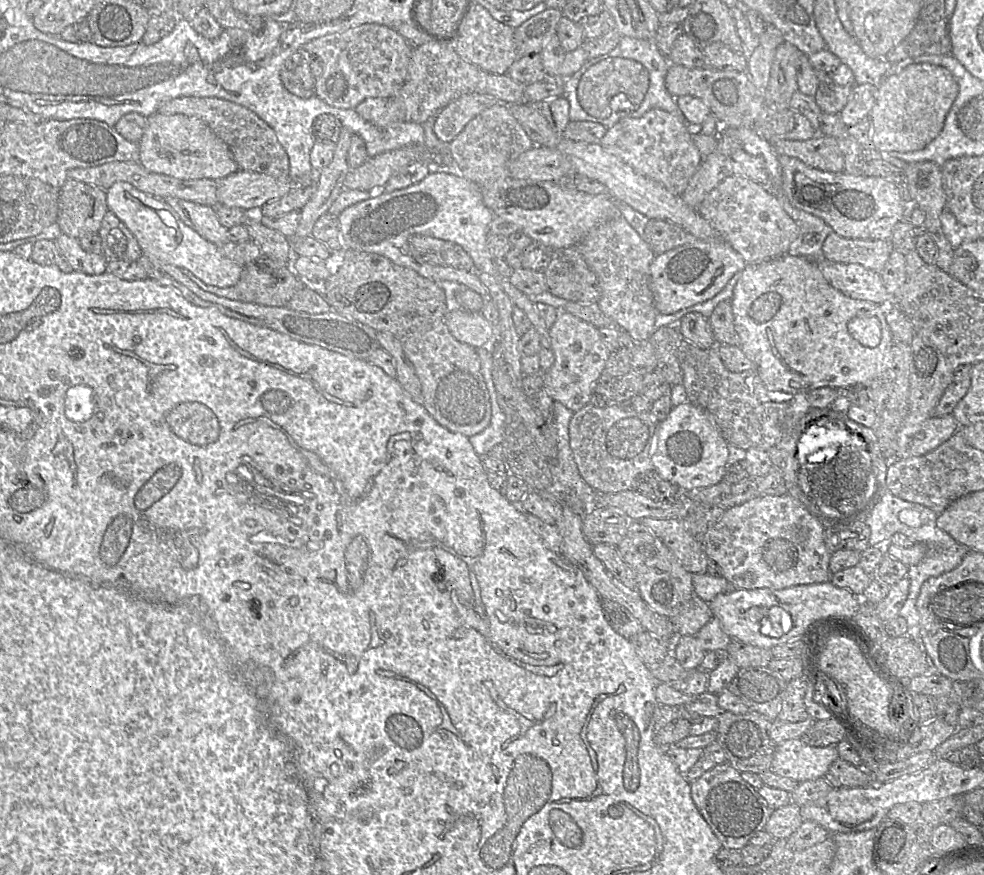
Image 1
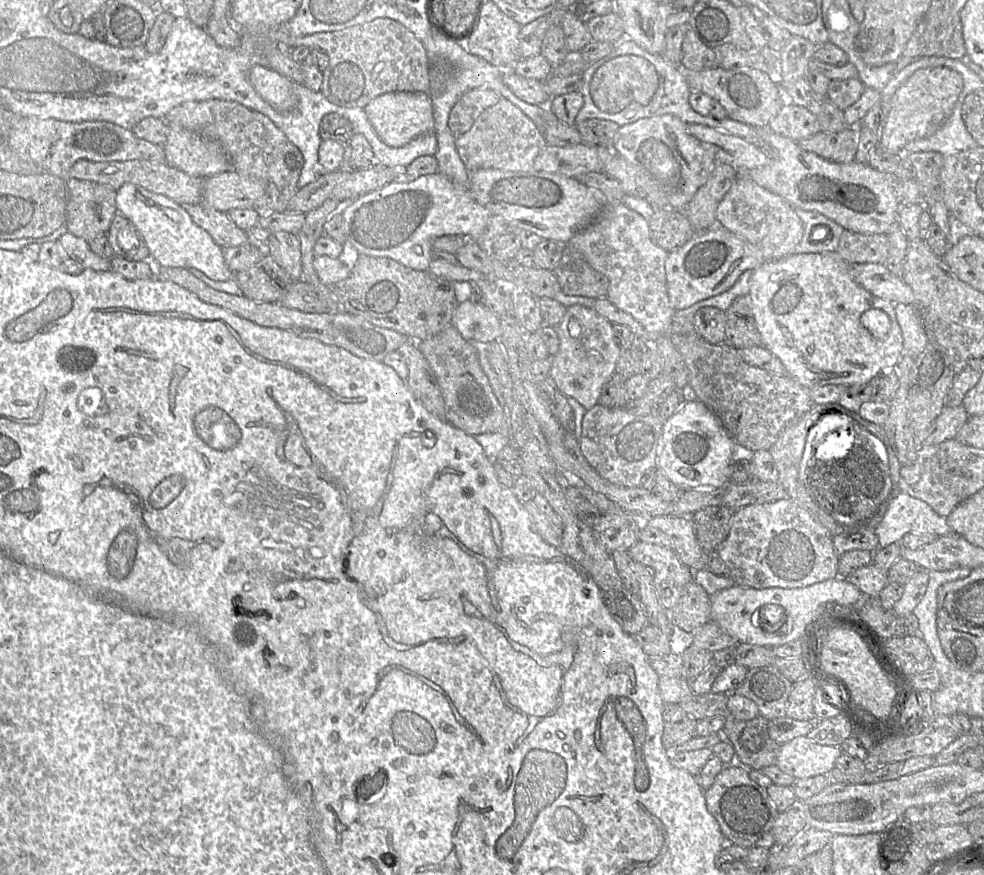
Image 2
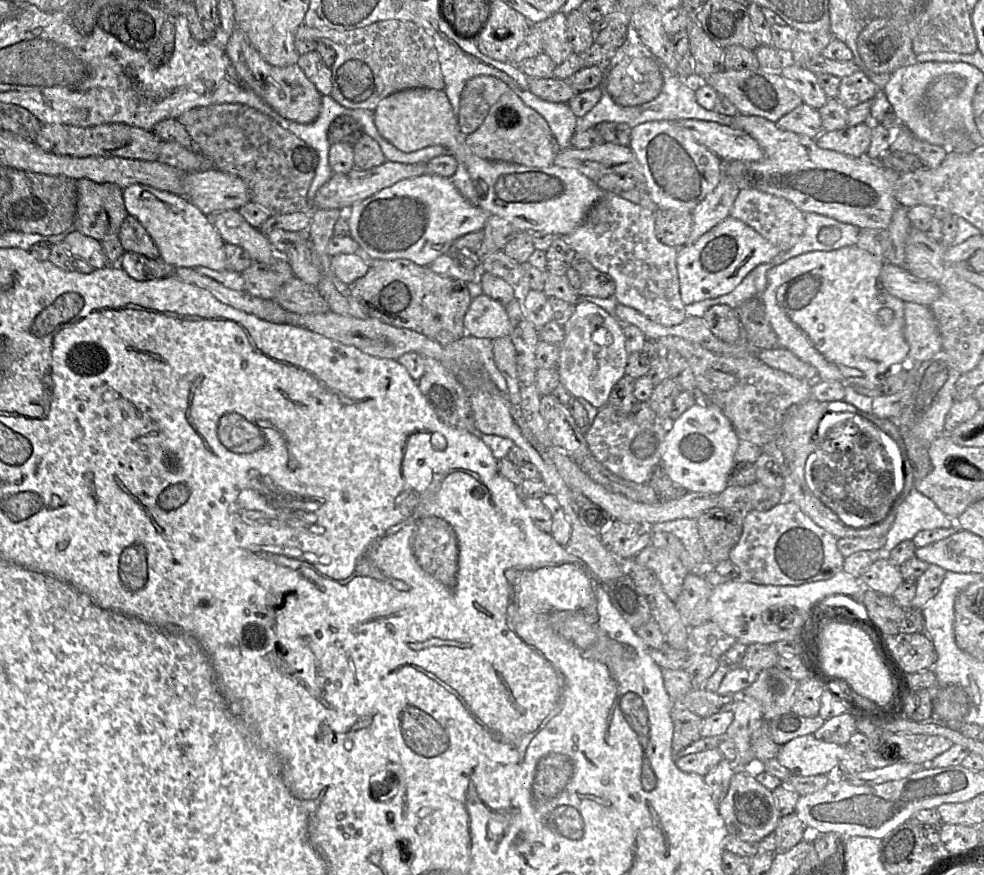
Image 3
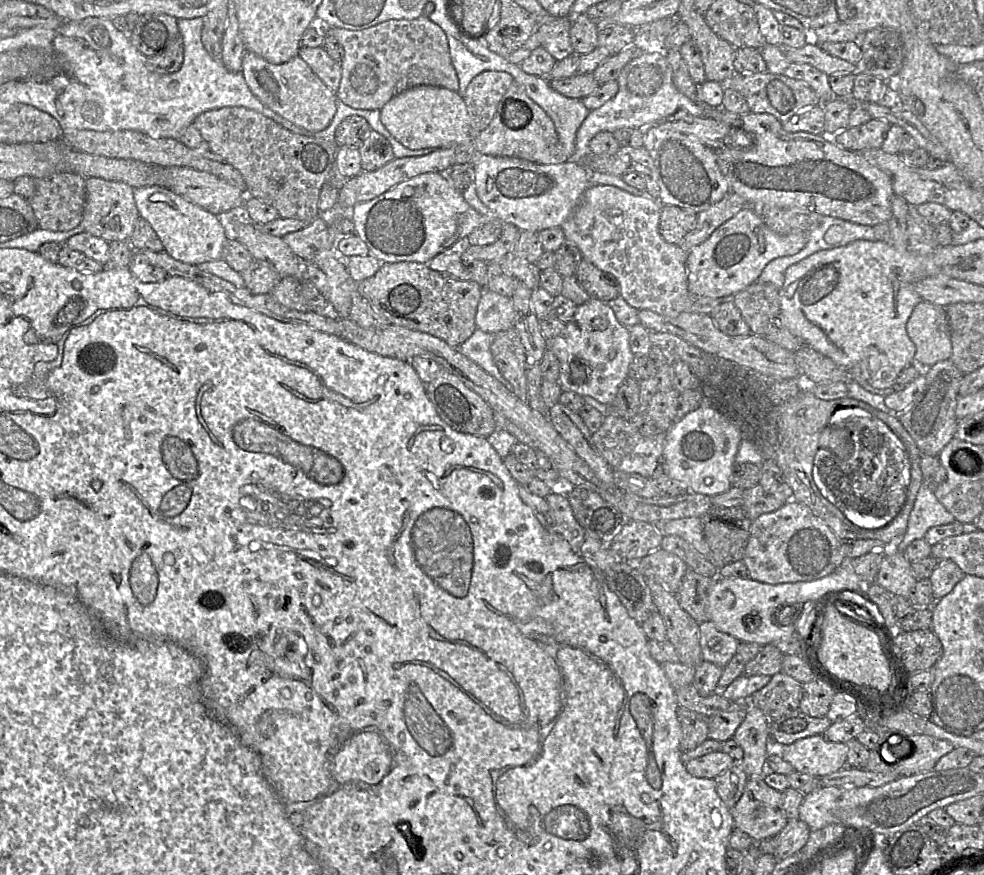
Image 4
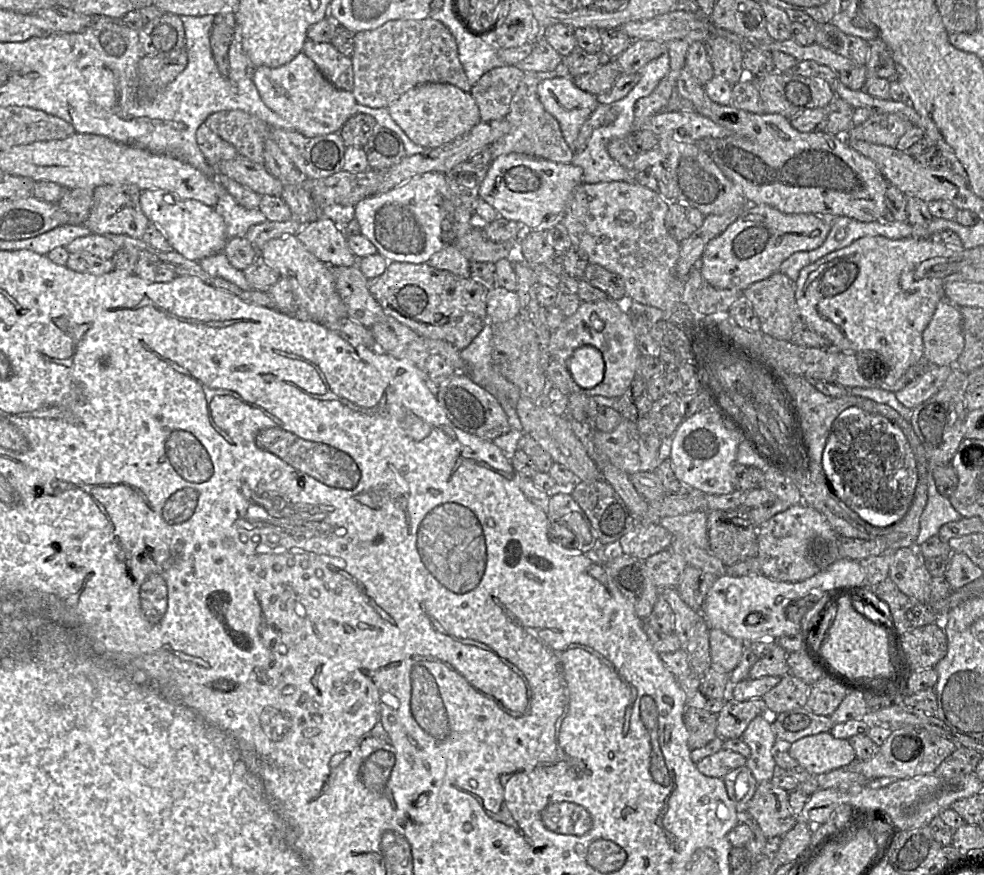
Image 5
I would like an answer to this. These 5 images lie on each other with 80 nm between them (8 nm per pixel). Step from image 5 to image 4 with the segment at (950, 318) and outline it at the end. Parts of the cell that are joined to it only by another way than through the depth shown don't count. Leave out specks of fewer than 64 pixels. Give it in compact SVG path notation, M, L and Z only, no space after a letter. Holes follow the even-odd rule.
M920 302L907 321L906 330L916 347L914 363L921 368L950 359L952 344L944 307Z

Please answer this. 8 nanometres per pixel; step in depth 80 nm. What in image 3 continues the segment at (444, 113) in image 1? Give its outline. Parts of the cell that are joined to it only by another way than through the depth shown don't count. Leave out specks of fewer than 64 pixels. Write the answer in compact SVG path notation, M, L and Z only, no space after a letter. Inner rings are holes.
M480 75L470 79L464 86L457 112L461 132L469 135L485 120L491 106L510 88L493 76Z

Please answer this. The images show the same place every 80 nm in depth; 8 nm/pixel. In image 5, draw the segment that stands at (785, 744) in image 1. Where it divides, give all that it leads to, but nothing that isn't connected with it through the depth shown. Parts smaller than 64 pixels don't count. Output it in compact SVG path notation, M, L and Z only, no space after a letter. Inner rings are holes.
M830 732L803 737L792 743L787 751L811 774L843 768L856 760L848 740L837 739Z

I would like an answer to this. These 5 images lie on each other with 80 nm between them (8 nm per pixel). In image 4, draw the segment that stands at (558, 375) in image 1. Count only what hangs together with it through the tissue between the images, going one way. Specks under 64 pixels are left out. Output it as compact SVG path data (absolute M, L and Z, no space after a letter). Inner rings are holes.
M597 298L577 307L563 331L549 341L549 349L559 360L558 383L563 391L591 397L606 405L610 405L620 385L628 378L629 366L635 356L629 345L628 328L617 320L606 302Z

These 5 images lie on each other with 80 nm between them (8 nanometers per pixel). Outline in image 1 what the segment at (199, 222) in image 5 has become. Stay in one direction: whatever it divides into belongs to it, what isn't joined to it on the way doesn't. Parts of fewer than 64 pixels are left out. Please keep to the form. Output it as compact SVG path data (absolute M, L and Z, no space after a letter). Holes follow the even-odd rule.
M116 182L106 189L108 210L136 237L143 254L151 255L180 269L189 270L206 284L226 288L236 286L242 266L228 259L221 247L207 241L186 225L163 199L144 193L127 182Z

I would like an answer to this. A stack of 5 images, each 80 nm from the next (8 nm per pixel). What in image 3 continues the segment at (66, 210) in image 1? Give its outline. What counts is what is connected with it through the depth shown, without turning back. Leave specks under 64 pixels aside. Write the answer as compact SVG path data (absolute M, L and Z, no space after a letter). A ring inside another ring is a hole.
M87 178L77 179L76 189L77 231L99 241L117 236L128 216L123 189L115 183L97 183Z

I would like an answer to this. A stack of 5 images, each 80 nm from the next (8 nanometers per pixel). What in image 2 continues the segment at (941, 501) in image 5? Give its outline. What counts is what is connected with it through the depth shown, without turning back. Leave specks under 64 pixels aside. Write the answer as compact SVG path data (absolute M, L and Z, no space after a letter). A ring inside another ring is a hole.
M896 489L885 504L884 516L874 531L879 548L900 543L905 534L934 534L938 537L955 534L946 519L926 502Z

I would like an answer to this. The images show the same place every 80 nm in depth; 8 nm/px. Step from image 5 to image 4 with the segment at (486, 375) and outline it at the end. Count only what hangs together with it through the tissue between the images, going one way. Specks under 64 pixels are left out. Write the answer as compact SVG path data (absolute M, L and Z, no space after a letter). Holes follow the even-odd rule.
M476 329L475 332L458 347L458 349L464 356L479 365L486 373L509 388L508 382L503 378L493 360L491 352L492 337L493 334Z

